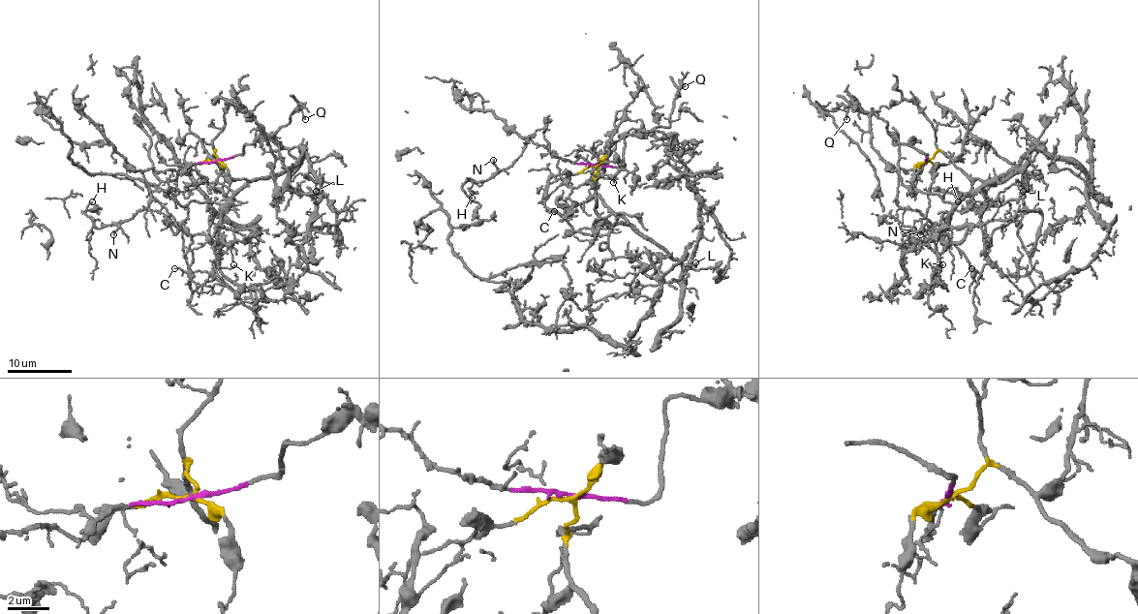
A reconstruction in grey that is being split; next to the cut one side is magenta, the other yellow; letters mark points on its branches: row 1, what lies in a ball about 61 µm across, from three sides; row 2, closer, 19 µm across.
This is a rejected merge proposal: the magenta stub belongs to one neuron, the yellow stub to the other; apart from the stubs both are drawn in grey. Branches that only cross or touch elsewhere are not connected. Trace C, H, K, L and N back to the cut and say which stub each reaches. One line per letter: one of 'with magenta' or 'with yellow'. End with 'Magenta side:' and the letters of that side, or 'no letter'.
C: with yellow
H: with magenta
K: with yellow
L: with yellow
N: with magenta
Magenta side: H, N

